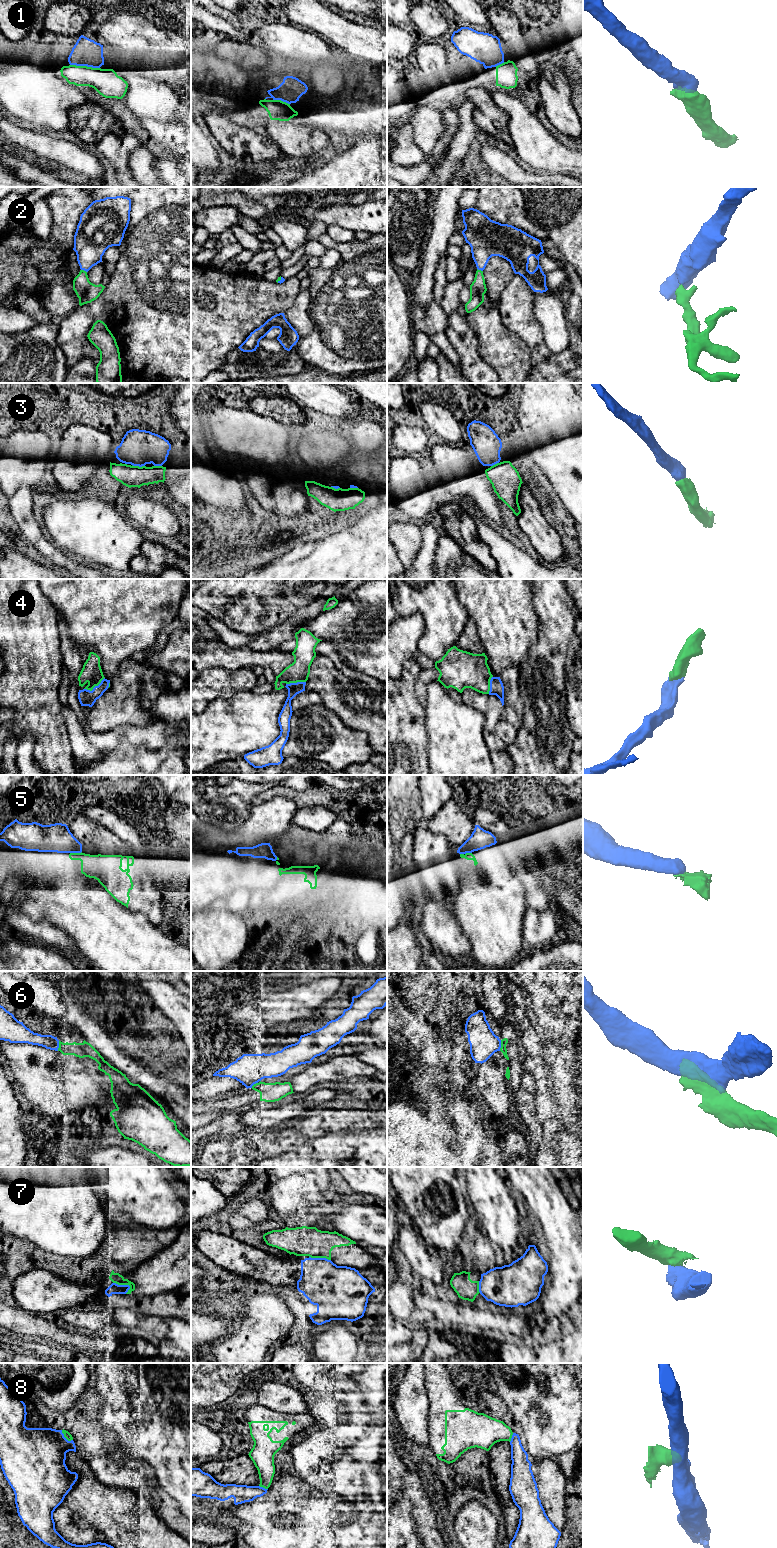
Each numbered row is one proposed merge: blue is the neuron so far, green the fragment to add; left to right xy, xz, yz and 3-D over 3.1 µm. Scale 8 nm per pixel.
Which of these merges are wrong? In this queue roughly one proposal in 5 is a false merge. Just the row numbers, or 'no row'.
5, 6, 7, 8

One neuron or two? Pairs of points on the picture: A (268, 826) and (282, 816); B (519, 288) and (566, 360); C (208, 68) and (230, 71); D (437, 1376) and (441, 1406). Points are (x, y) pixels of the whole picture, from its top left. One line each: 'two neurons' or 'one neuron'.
A: one neuron
B: one neuron
C: one neuron
D: one neuron

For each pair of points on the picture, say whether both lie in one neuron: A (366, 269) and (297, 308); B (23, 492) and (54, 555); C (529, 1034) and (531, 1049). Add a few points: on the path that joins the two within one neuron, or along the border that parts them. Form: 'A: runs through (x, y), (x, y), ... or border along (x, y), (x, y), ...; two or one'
A: border along (308, 289), (310, 295), (308, 312), (314, 324); two
B: runs through (23, 508), (27, 524), (38, 539); one
C: runs through (529, 1038), (531, 1045); one

